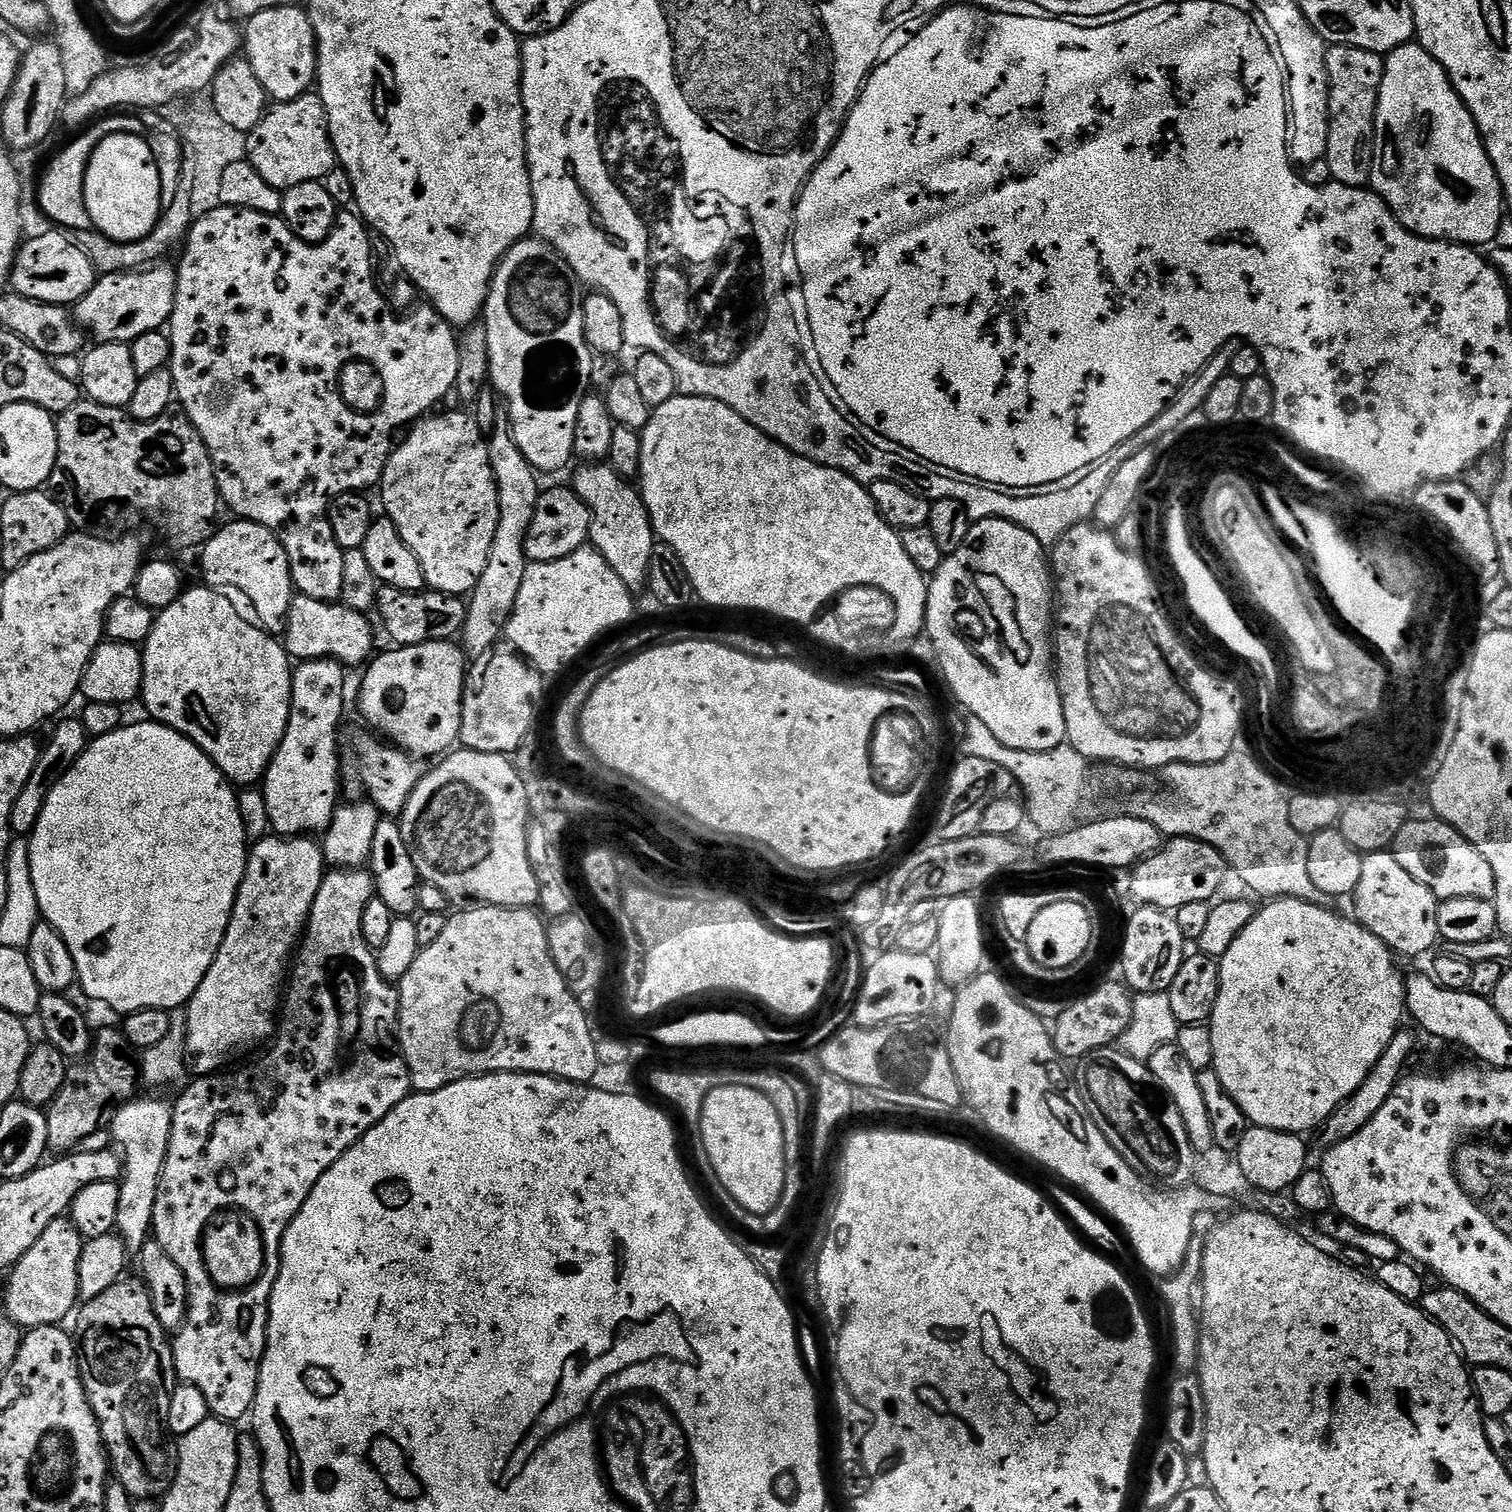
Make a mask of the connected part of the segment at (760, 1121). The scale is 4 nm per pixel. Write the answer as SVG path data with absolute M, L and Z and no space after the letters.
M737 1084L710 1090L702 1106L698 1131L708 1164L716 1175L715 1183L724 1186L750 1214L766 1216L776 1212L790 1172L784 1161L782 1122L768 1095L759 1088Z

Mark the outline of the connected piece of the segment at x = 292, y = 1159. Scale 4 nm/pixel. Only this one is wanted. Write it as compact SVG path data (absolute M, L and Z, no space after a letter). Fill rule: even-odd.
M363 867L338 868L325 875L322 886L312 903L312 913L308 915L302 943L294 956L290 983L287 985L286 995L282 1000L282 1011L278 1016L278 1031L270 1044L272 1049L261 1060L256 1060L253 1064L238 1069L237 1072L225 1071L223 1074L193 1079L193 1084L172 1104L170 1146L166 1154L162 1178L158 1182L158 1198L154 1202L152 1231L154 1239L160 1243L162 1250L166 1250L166 1254L170 1254L170 1258L174 1258L174 1262L178 1262L178 1267L182 1269L182 1274L186 1274L186 1282L188 1283L188 1319L185 1320L180 1331L175 1333L172 1340L172 1353L176 1363L177 1377L183 1383L202 1390L202 1398L206 1398L209 1413L218 1420L237 1422L236 1420L242 1419L243 1416L245 1419L251 1413L252 1404L256 1401L260 1363L264 1357L264 1347L268 1341L268 1303L272 1297L274 1282L278 1278L278 1270L280 1269L280 1247L290 1222L298 1214L298 1210L302 1210L302 1206L306 1202L310 1190L314 1190L318 1178L322 1178L322 1174L326 1174L326 1170L330 1170L330 1166L334 1166L334 1162L338 1162L338 1158L342 1158L342 1154L346 1154L348 1148L353 1148L379 1120L386 1118L386 1114L390 1114L390 1110L394 1110L394 1106L398 1106L398 1102L405 1100L413 1091L412 1075L408 1073L404 1057L395 1051L392 1051L392 1053L380 1048L384 1044L383 1036L388 1036L391 1032L393 1035L394 1029L397 1027L400 998L397 989L389 981L382 978L382 974L376 965L376 952L364 941L362 934L362 910L366 910L366 906L374 899L375 891L372 873ZM228 1218L244 1218L252 1226L264 1226L266 1240L268 1240L268 1272L266 1272L264 1280L252 1292L248 1292L246 1296L238 1296L238 1298L236 1298L238 1286L226 1286L226 1284L222 1284L214 1278L210 1264L208 1264L208 1252L206 1252L208 1234Z

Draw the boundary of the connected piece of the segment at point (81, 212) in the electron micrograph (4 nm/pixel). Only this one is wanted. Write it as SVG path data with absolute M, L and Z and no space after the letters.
M105 114L92 121L83 130L77 131L76 136L52 161L48 169L39 177L40 182L40 208L48 220L53 220L55 227L67 230L69 233L93 231L90 210L86 210L86 198L84 197L84 179L88 163L92 157L92 151L96 149L108 136L115 132L124 131L131 136L144 136L144 124L136 114Z

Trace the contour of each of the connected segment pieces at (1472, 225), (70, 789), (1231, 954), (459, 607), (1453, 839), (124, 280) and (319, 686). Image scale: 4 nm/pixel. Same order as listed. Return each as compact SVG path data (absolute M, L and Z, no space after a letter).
M1413 42L1398 46L1393 52L1387 53L1384 62L1384 77L1380 87L1380 97L1376 107L1376 136L1372 140L1372 178L1371 191L1383 198L1388 209L1410 230L1415 236L1425 236L1427 240L1448 240L1452 244L1466 244L1469 246L1491 245L1498 234L1498 226L1506 218L1506 205L1504 191L1500 185L1498 174L1488 157L1488 151L1484 145L1484 138L1480 135L1478 126L1470 114L1468 107L1462 102L1462 98L1454 90L1446 70L1435 60L1419 43Z
M128 722L110 734L95 737L78 762L74 762L71 770L56 783L54 790L50 790L50 798L46 798L46 806L42 806L42 814L28 840L30 878L34 882L34 894L38 894L43 923L54 926L54 930L62 934L62 942L66 942L70 954L74 954L79 987L84 987L90 999L113 1008L119 1014L141 1012L147 1008L183 1009L187 1005L216 961L236 905L240 883L246 874L250 851L250 841L242 826L242 814L236 801L237 789L189 736L183 736L165 724L147 723Z
M1289 896L1272 898L1267 901L1265 908L1261 907L1257 911L1256 917L1234 938L1234 946L1226 950L1224 956L1219 957L1220 962L1220 989L1218 990L1218 1002L1214 1002L1214 1010L1210 1027L1214 1038L1214 1062L1218 1078L1222 1078L1222 1086L1242 1106L1242 1114L1246 1114L1249 1125L1258 1128L1269 1128L1279 1132L1291 1132L1293 1134L1311 1133L1362 1082L1366 1082L1366 1074L1374 1070L1374 1062L1382 1058L1386 1046L1390 1046L1392 1039L1397 1032L1401 1031L1403 1020L1406 1020L1406 1009L1404 1007L1404 982L1405 973L1400 973L1400 968L1396 965L1397 957L1388 945L1382 943L1374 933L1361 926L1359 920L1351 915L1339 916L1332 908L1323 908L1311 904L1308 900L1299 900Z
M381 587L377 591L374 608L375 611L380 611L384 632L393 640L391 643L405 648L431 640L452 640L459 637L464 627L466 604L461 597L448 596L445 592L407 592L397 588Z
M1409 819L1407 824L1400 825L1391 851L1398 858L1398 863L1406 869L1406 874L1422 886L1426 886L1436 895L1437 901L1450 898L1482 898L1495 901L1496 879L1490 862L1478 854L1474 845L1463 836L1457 828L1450 827L1445 820Z
M160 262L155 266L149 266L143 270L137 270L134 272L109 272L107 274L101 275L97 279L96 284L91 288L91 290L85 294L76 305L74 305L74 319L77 324L80 325L81 329L89 337L93 336L93 341L103 342L105 344L127 344L131 345L133 340L142 338L142 334L150 334L151 332L159 332L161 329L167 325L168 321L172 318L172 311L174 310L174 302L176 301L176 268L170 266L167 268L167 263Z
M305 660L295 665L286 734L262 781L266 814L270 814L270 828L277 836L323 834L334 818L341 799L336 731L344 716L344 672L345 665L338 660Z

